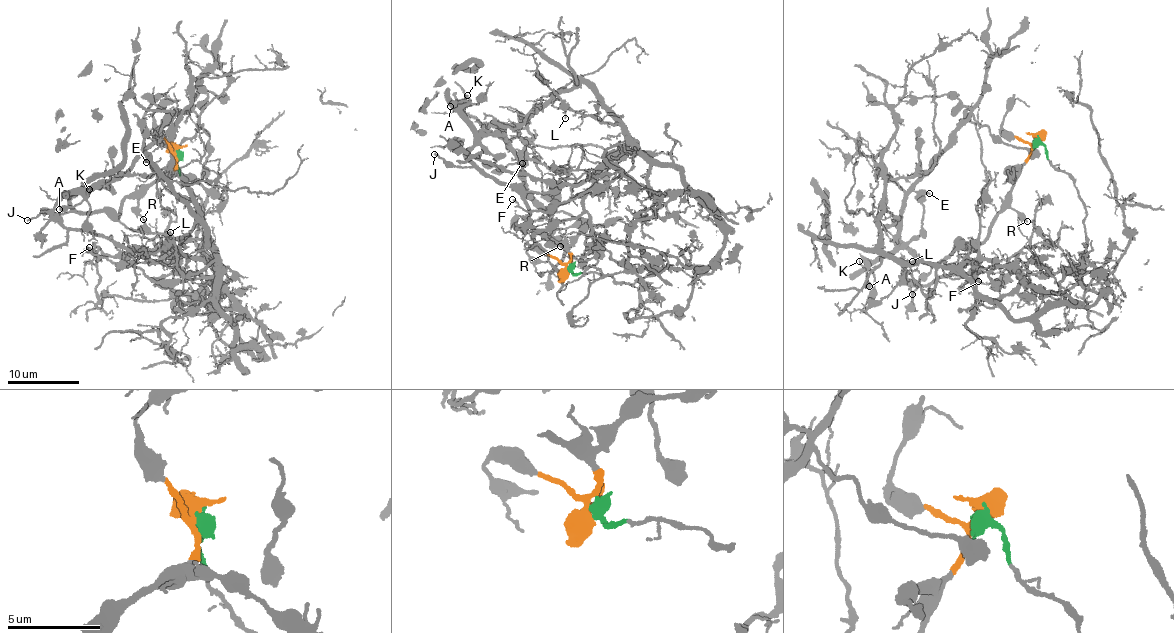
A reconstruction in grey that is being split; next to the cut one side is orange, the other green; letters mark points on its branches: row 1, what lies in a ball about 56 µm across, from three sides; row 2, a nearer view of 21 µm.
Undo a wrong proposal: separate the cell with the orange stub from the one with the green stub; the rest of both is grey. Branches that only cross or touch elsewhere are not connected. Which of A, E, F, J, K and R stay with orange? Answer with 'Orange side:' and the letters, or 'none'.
Orange side: A, E, J, K, R

